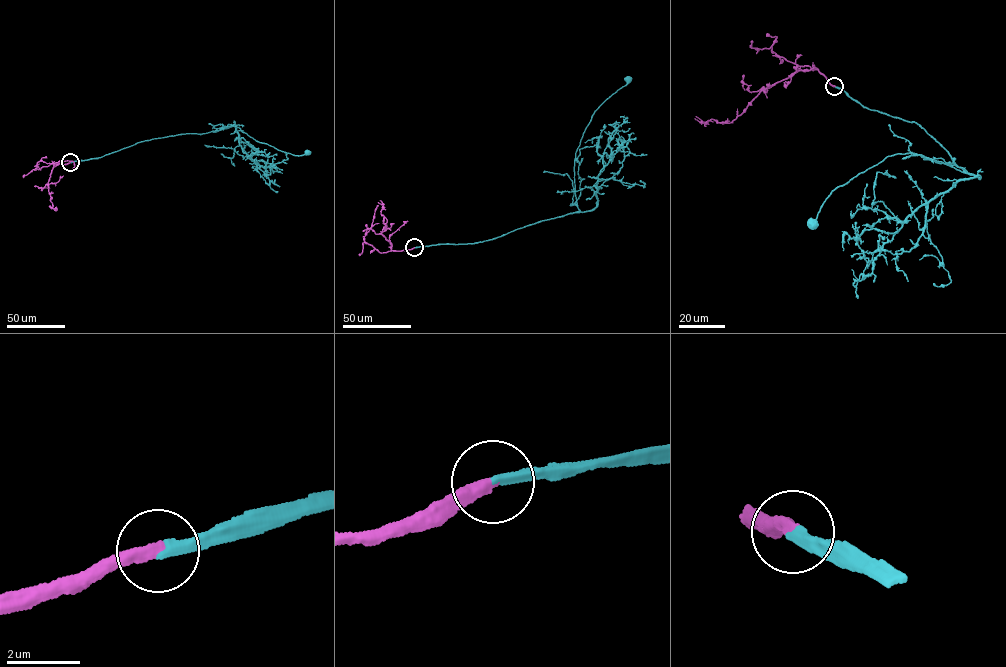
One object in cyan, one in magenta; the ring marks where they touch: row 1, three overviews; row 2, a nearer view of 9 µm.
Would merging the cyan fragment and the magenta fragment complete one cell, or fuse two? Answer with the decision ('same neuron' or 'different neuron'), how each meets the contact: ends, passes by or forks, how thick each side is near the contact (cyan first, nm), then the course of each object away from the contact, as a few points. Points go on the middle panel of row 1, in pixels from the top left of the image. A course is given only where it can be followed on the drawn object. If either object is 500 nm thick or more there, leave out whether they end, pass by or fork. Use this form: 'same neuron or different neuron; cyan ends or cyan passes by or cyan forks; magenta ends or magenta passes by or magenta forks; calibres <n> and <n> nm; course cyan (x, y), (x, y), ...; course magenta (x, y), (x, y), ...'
same neuron; cyan ends; magenta ends; calibres 280 and 360 nm; course cyan (414, 247), (476, 243), (578, 212), (575, 152), (594, 111), (627, 84), (628, 79); course magenta (414, 247), (391, 250), (391, 244), (382, 234), (387, 221), (381, 213), (380, 200)

